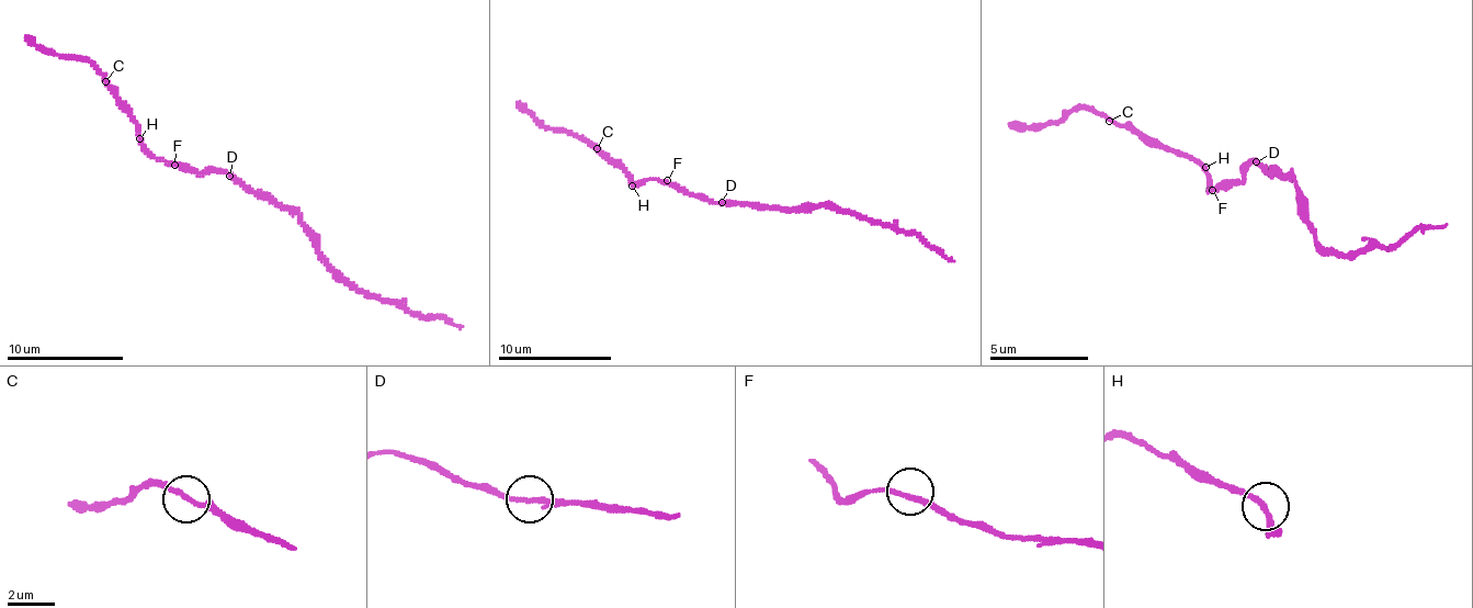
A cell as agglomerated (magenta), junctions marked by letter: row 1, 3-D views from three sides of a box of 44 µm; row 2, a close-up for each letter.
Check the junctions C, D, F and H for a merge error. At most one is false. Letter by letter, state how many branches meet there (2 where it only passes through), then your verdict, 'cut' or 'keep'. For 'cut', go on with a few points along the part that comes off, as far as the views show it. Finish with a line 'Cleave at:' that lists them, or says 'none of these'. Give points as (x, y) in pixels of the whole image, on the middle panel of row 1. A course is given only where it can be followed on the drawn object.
C: branches 2; keep
D: branches 3; keep
F: branches 2; keep
H: branches 2; keep
Cleave at: none of these

